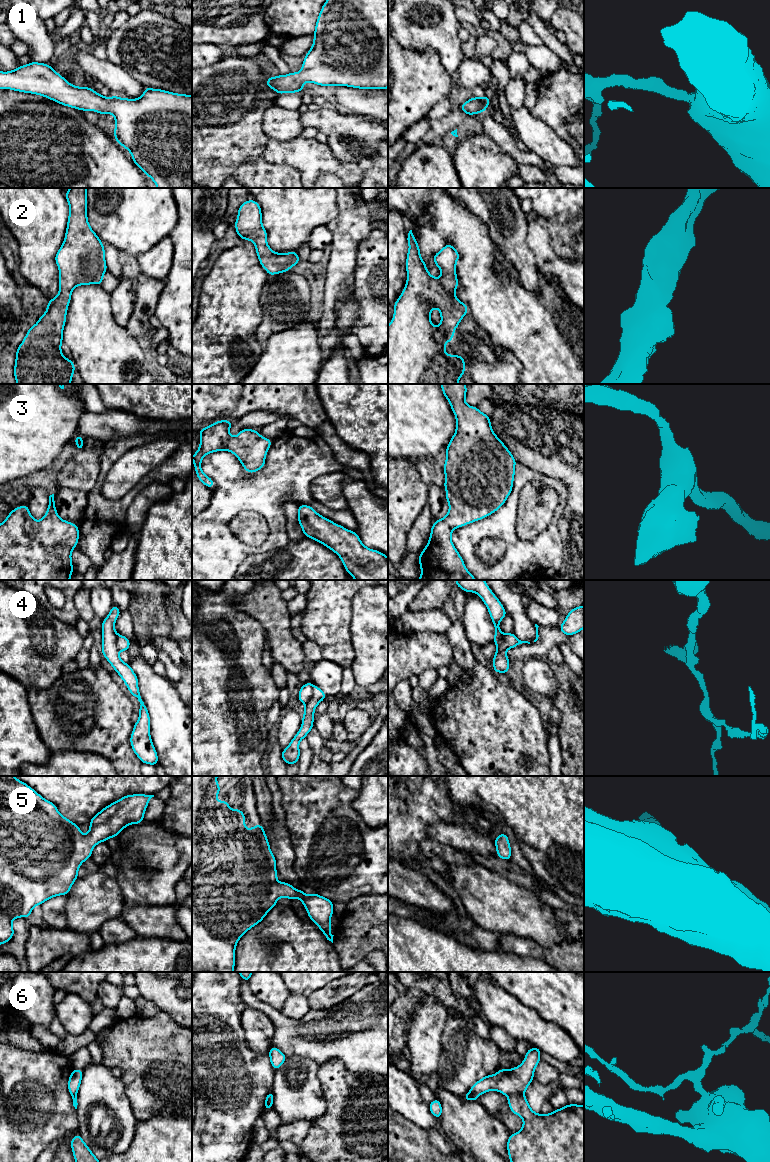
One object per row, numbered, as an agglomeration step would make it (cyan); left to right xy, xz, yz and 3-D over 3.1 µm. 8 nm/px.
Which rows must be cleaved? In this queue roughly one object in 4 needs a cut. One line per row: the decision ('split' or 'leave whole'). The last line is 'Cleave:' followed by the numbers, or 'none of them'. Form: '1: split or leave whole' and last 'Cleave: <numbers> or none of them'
1: leave whole
2: leave whole
3: leave whole
4: split
5: leave whole
6: split
Cleave: 4, 6

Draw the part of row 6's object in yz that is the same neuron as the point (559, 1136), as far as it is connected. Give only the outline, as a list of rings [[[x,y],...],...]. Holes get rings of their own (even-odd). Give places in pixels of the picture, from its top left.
[[[524,1094],[508,1096],[511,1112],[523,1119],[523,1127],[511,1134],[507,1141],[510,1162],[584,1162],[584,1105],[568,1104],[550,1114],[537,1114],[529,1106]]]

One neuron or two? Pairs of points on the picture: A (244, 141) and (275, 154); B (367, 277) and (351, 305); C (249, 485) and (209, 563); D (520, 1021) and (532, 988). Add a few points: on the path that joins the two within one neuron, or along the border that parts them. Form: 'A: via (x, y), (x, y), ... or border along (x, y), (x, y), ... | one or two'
A: border along (268, 139), (262, 158), (267, 162), (282, 165) | two
B: border along (352, 286), (358, 307), (354, 323) | two
C: via (230, 504), (213, 521), (210, 528), (209, 544) | one
D: border along (506, 991), (521, 1003), (530, 1007), (543, 1020) | two

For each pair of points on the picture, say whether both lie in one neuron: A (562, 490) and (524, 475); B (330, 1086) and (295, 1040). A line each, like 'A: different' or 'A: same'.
A: same
B: different

